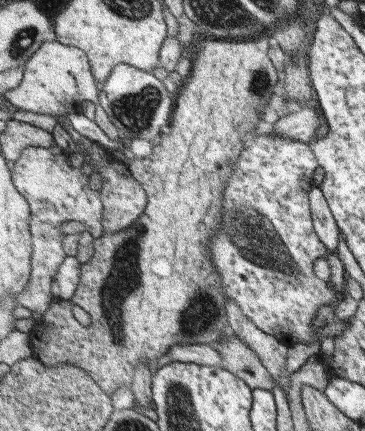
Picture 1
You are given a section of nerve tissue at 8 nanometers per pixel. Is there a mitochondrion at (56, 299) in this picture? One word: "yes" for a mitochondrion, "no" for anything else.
no

